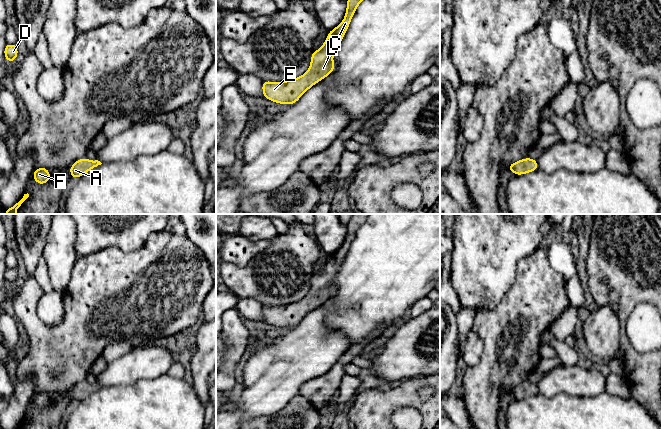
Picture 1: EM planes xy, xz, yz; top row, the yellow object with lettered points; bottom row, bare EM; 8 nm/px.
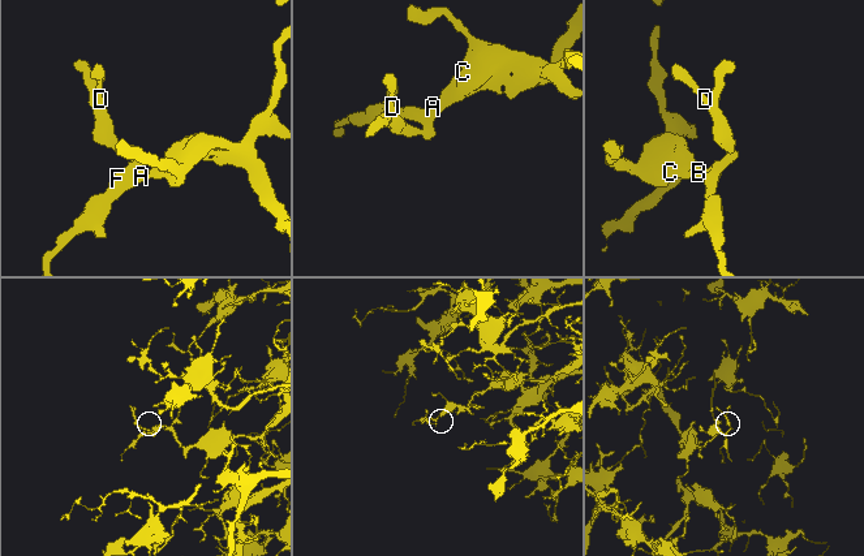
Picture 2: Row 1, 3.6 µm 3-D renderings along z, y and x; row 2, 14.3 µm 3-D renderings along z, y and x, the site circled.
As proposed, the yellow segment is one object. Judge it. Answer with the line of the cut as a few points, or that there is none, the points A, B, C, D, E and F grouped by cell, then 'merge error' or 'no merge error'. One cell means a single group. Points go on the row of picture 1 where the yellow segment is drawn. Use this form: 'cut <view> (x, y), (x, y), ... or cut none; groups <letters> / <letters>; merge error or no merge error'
cut none; groups A B C D E F; no merge error

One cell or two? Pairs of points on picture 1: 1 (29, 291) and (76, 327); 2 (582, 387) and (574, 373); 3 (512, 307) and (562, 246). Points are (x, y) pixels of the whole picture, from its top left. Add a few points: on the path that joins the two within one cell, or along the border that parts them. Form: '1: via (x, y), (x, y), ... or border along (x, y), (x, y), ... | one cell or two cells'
1: via (29, 309), (29, 316), (44, 331), (58, 331) | one cell
2: via (580, 384), (574, 376) | one cell
3: border along (548, 247), (548, 265), (565, 278) | two cells

